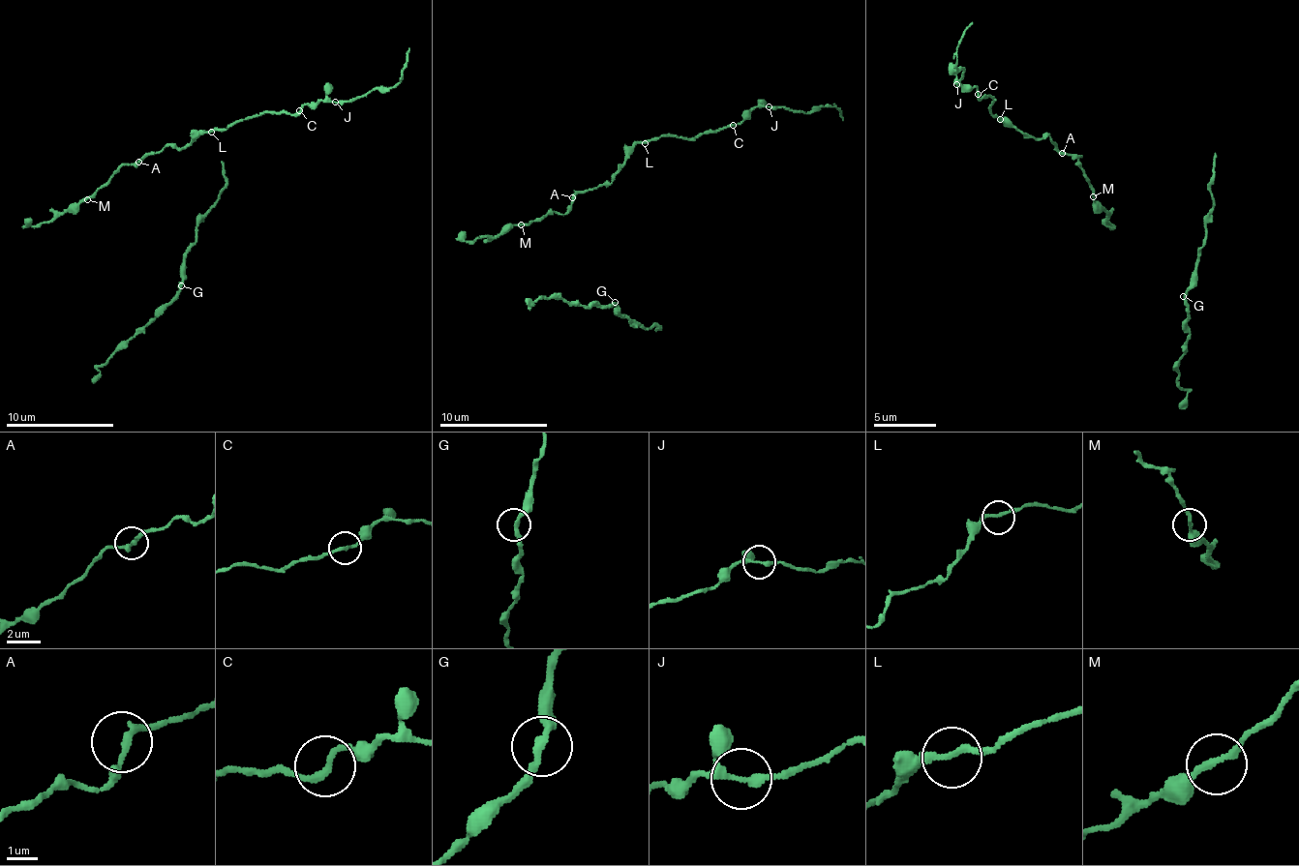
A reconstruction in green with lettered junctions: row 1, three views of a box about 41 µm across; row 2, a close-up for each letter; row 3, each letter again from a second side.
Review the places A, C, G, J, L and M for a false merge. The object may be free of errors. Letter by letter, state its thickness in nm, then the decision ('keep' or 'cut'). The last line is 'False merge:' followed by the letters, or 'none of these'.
A: 200 nm thick; keep
C: 200 nm thick; keep
G: 240 nm thick; keep
J: 200 nm thick; cut
L: 200 nm thick; keep
M: 200 nm thick; keep
False merge: J

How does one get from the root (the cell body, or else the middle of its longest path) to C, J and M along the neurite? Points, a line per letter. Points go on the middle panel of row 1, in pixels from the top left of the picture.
C: (574, 197), (580, 192), (607, 184), (636, 143), (647, 143), (663, 135), (693, 138), (733, 125)
J: (574, 197), (607, 184), (636, 143), (663, 135), (693, 138), (733, 128), (757, 105), (768, 105)
M: (574, 197), (563, 213), (550, 211), (539, 219), (521, 224)

